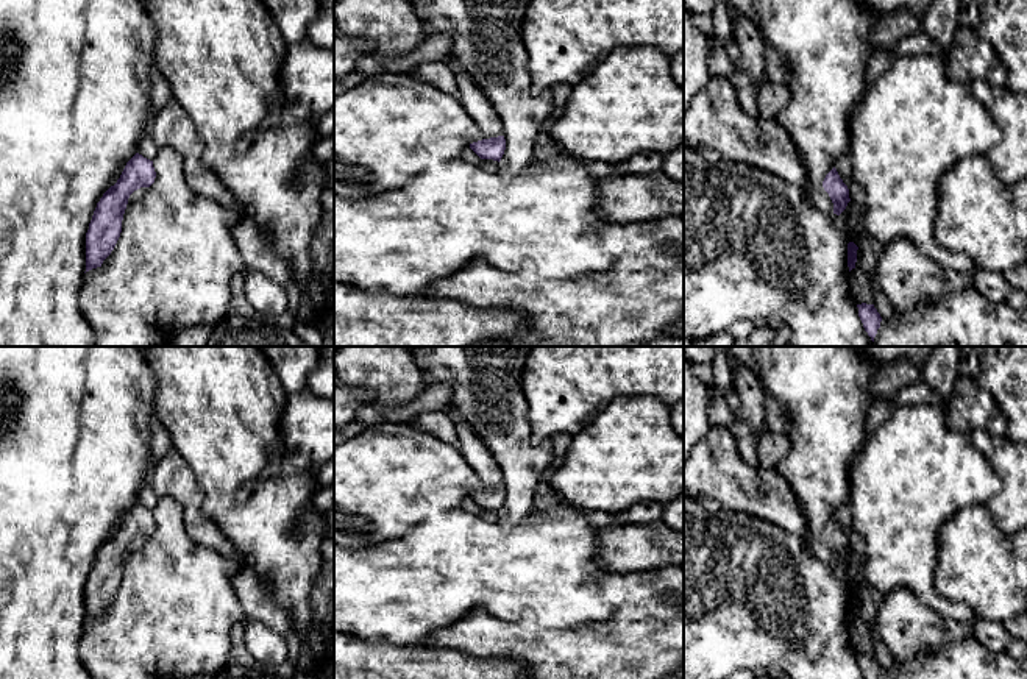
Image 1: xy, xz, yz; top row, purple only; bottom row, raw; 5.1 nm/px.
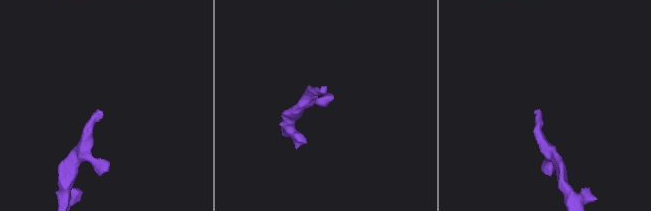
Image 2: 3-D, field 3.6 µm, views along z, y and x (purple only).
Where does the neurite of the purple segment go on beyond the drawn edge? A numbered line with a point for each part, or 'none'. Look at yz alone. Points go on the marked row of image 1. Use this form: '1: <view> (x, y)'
1: yz (820, 197)

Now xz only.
1: xz (475, 102)

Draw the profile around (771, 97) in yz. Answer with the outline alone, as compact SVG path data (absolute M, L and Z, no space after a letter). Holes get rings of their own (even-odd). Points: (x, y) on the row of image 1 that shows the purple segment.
M766 80L755 86L755 105L760 119L776 119L779 112L788 105L791 94L784 83Z

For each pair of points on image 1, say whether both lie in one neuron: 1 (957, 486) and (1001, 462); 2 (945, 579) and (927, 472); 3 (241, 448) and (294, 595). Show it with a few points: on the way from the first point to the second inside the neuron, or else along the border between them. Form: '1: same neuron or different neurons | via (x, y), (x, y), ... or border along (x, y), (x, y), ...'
1: different neurons | border along (970, 436), (999, 481), (999, 490), (988, 503)
2: different neurons | border along (962, 509), (940, 528), (938, 564), (934, 573)
3: same neuron | via (228, 484), (228, 506), (281, 559)

